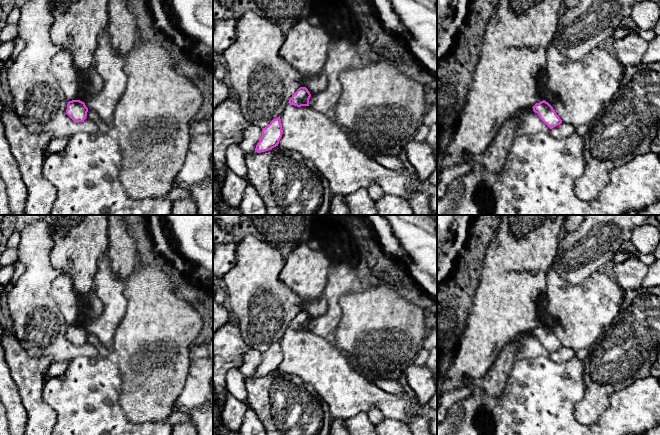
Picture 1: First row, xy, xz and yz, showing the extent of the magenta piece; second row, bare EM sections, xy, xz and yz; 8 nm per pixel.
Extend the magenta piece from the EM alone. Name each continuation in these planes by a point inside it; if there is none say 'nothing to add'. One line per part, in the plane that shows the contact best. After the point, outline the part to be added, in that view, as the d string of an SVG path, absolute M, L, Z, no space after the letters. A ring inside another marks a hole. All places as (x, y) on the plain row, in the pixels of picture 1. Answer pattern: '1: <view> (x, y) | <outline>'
nothing to add

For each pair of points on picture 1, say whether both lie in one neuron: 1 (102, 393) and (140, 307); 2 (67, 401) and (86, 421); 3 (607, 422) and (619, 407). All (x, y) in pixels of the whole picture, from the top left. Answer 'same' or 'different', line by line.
1: different
2: same
3: same

